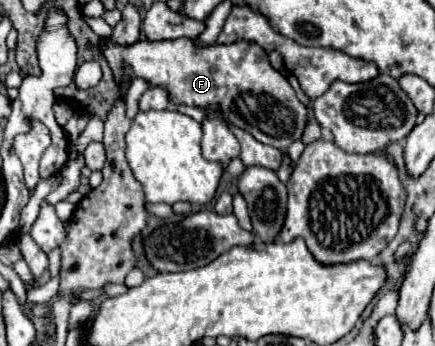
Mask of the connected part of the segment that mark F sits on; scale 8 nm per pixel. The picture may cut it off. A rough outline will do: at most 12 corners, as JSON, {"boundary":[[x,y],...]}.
{"boundary":[[257,44],[99,48],[173,104],[287,150],[307,108]]}

